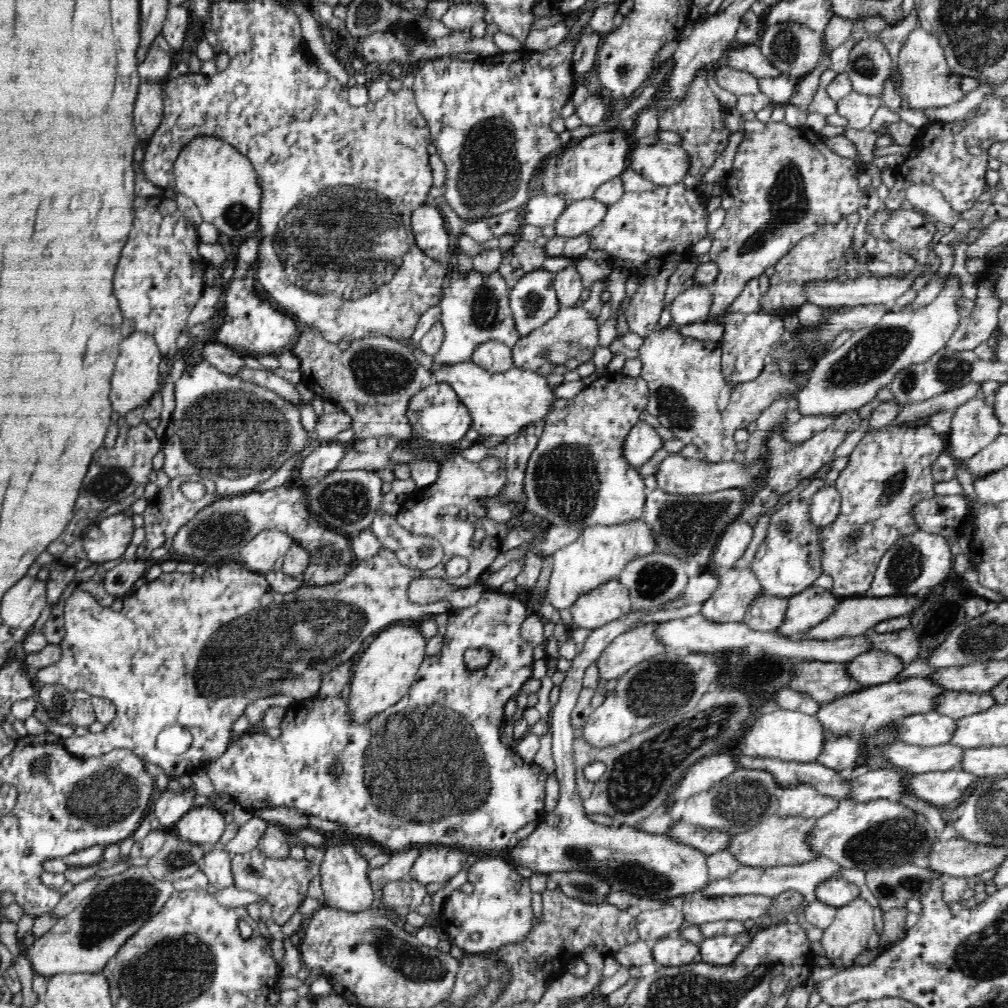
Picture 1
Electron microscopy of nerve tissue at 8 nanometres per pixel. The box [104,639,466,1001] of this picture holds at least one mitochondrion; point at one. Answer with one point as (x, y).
(410, 962)

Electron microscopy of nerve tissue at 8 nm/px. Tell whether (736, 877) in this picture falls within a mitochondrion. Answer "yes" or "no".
no

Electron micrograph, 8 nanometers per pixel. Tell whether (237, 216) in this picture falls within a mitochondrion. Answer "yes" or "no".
yes

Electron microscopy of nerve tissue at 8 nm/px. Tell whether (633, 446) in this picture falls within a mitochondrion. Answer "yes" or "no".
no

